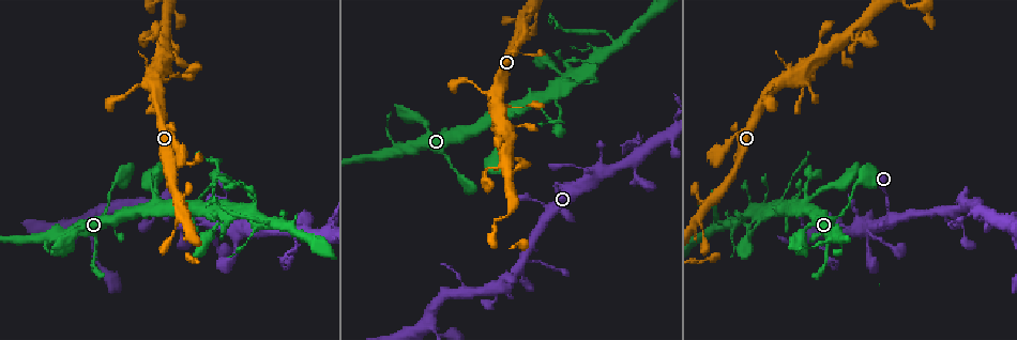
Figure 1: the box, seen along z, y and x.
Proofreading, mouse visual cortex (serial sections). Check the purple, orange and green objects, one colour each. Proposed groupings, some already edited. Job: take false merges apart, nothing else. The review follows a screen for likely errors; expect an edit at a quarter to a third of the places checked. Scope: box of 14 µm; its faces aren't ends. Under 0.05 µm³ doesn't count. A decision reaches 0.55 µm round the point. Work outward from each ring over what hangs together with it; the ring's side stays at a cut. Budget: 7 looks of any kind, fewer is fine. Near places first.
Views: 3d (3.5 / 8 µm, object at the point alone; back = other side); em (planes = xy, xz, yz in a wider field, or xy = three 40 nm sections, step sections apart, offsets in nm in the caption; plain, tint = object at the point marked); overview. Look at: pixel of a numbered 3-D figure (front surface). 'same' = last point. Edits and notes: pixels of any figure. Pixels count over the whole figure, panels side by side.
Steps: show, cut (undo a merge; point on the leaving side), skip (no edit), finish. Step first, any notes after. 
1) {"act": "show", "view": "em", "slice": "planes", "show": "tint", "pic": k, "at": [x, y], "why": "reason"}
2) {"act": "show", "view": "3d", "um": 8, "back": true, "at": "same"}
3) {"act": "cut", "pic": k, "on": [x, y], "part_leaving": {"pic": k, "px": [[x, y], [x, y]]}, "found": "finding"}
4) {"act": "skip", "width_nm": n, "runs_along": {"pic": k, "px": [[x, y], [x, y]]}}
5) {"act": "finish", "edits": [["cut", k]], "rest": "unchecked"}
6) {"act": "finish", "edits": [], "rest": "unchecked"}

{"act": "show", "view": "3d", "um": 3.5, "back": true, "pic": 1, "at": [888, 217], "why": "thick turns thin"}

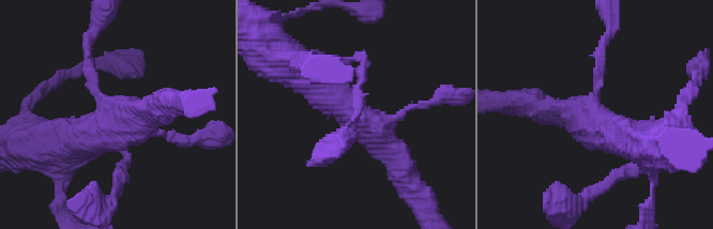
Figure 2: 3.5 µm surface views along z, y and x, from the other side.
{"act": "show", "view": "em", "slice": "xy", "step": 1, "show": "plain", "pic": 2, "at": [348, 119], "arms": 4, "arm_widths_nm": [150, 200, 300, 500], "why": "now the EM"}

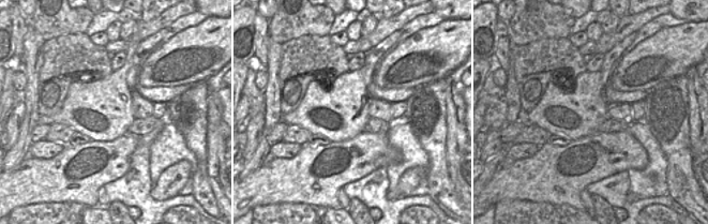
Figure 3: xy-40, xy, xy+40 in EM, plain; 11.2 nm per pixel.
{"act": "show", "view": "em", "slice": "xy", "step": 1, "show": "tint", "at": "same", "why": "with the object marked"}

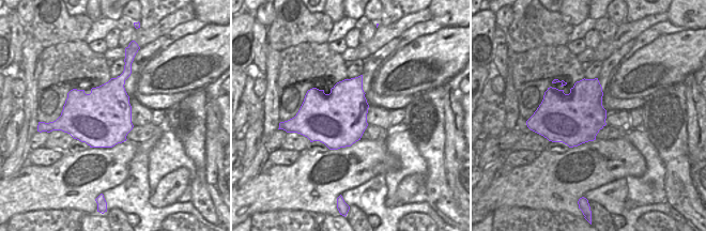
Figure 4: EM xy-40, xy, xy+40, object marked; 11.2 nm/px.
{"act": "skip", "runs_along": {"pic": 2, "px": [[88, 41], [102, 101], [118, 117], [157, 110]]}, "found": "continuous, no second cell"}

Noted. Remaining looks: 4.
{"act": "show", "view": "3d", "um": 3.5, "pic": 1, "at": [618, 46], "why": "sharp bend"}

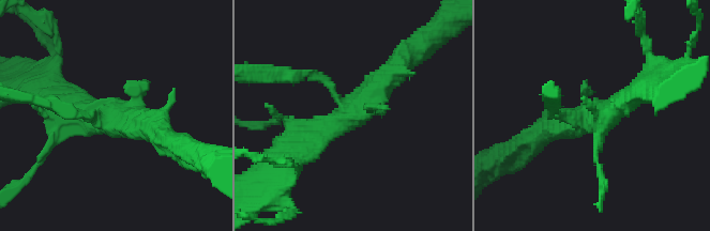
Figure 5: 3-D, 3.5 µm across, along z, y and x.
{"act": "show", "view": "em", "slice": "xy", "step": 3, "show": "tint", "pic": 5, "at": [113, 116]}

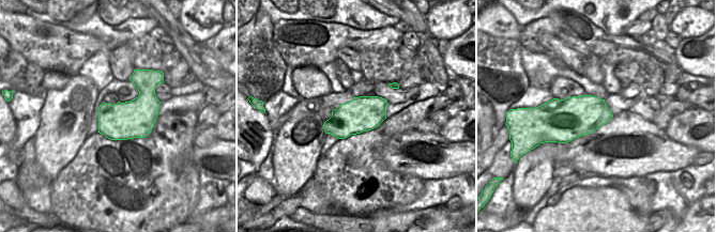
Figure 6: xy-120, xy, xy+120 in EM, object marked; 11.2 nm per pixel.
{"act": "cut", "pic": 5, "on": [310, 74], "part_leaving": {"pic": 5, "px": [[336, 98], [317, 76], [263, 74]]}, "found": "two cells meet here"}

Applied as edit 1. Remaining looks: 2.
{"act": "show", "view": "3d", "um": 3.5, "pic": 1, "at": [297, 243], "why": "calibre changes"}

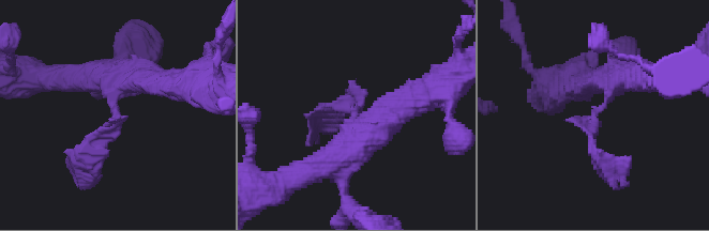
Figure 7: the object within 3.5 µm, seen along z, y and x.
{"act": "show", "view": "em", "slice": "xy", "step": 3, "show": "tint", "pic": 7, "at": [351, 108], "why": "now the EM"}

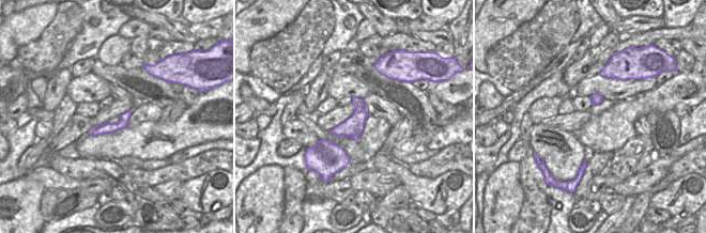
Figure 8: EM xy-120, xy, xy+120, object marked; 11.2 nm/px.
{"act": "cut", "pic": 7, "on": [96, 139], "part_leaving": {"pic": 7, "px": [[116, 108], [76, 171], [70, 164]]}, "found": "two cells meet here"}

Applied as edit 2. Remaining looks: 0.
{"act": "finish", "edits": [["cut", 5], ["cut", 7]], "rest": "unchecked"}

